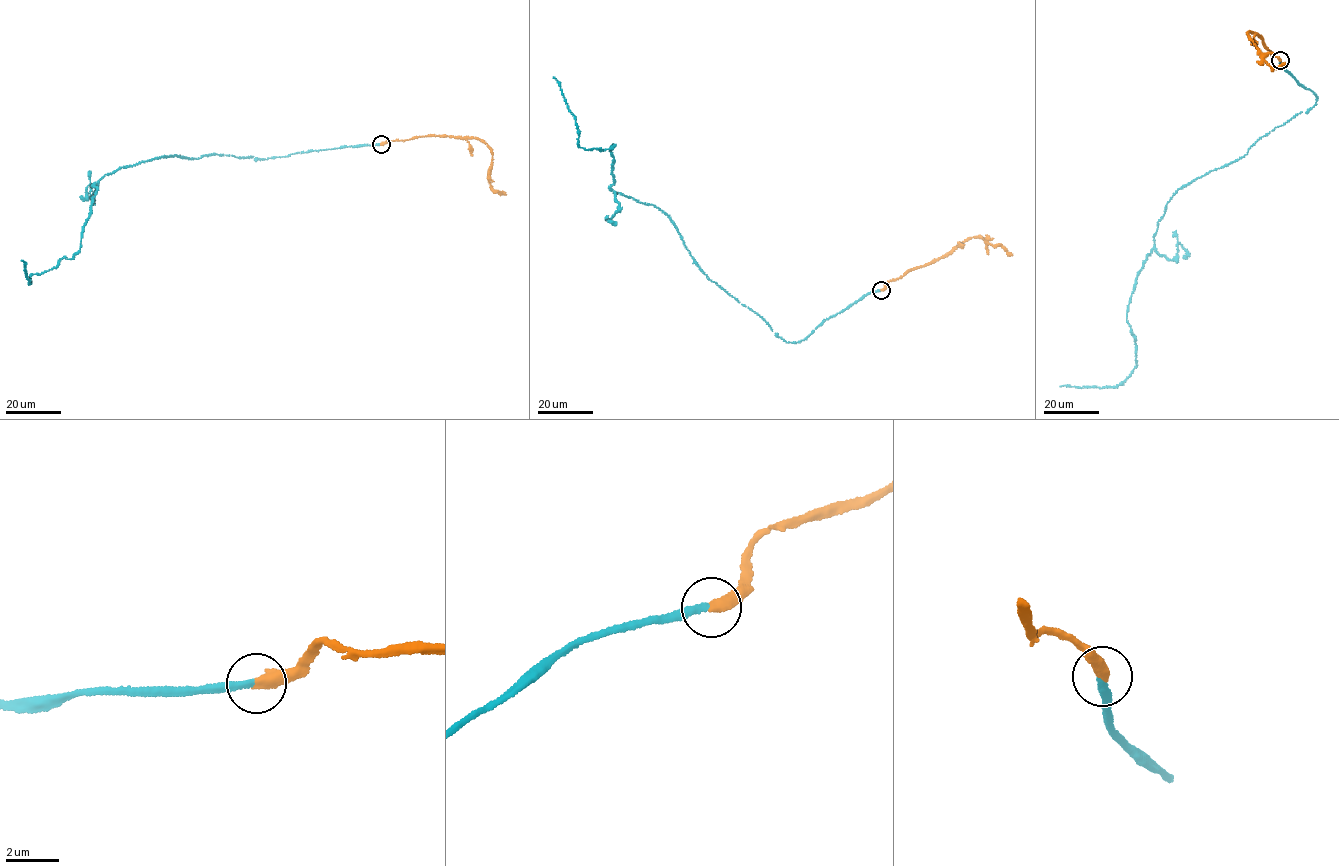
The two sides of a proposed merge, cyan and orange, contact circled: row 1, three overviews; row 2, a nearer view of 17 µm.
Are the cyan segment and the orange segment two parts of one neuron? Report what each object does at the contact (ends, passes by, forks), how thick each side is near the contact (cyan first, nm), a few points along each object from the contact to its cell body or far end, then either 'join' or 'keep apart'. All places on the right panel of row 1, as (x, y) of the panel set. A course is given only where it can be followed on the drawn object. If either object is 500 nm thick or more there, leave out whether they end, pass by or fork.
cyan ends there; orange ends there; 260 nm thick on the cyan side, 440 nm on the other; cyan runs (1280, 60), (1315, 94), (1315, 104), (1167, 203), (1128, 305), (1137, 365), (1125, 380), (1060, 386); orange runs (1280, 60), (1273, 56), (1261, 35), (1251, 31), (1247, 33), (1273, 69), (1285, 62); join

